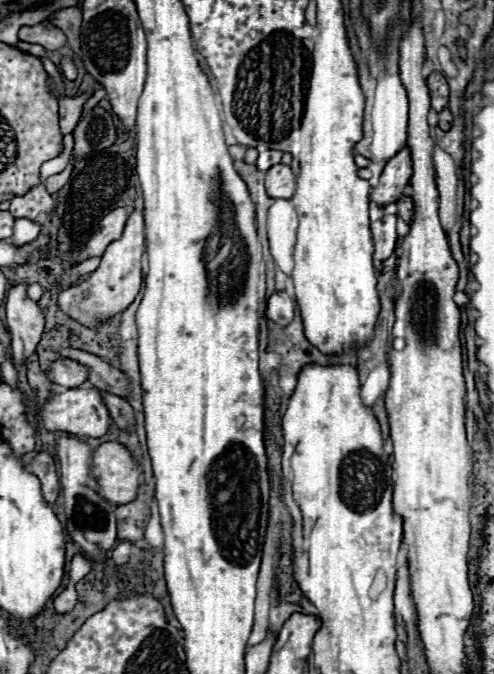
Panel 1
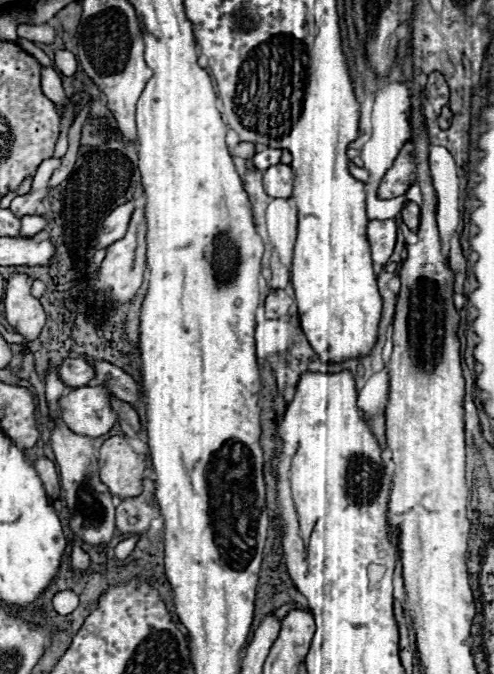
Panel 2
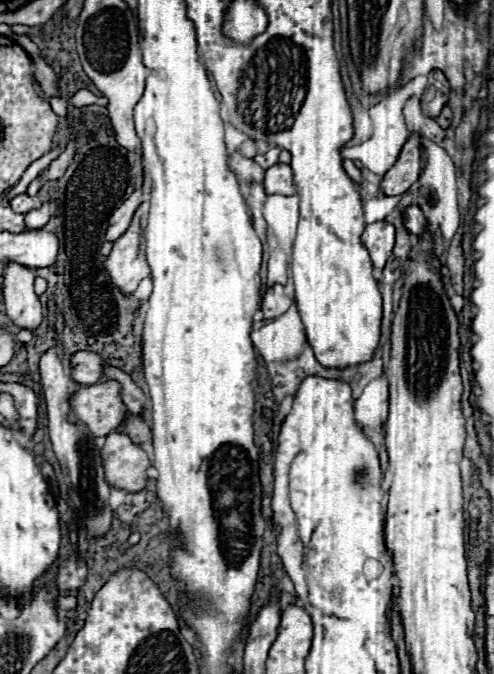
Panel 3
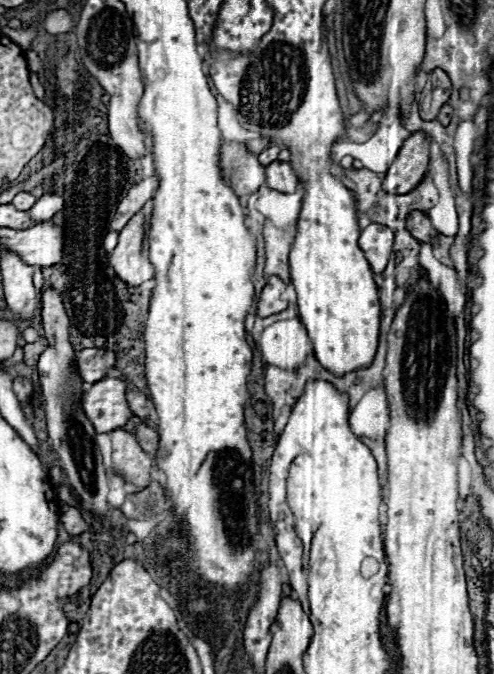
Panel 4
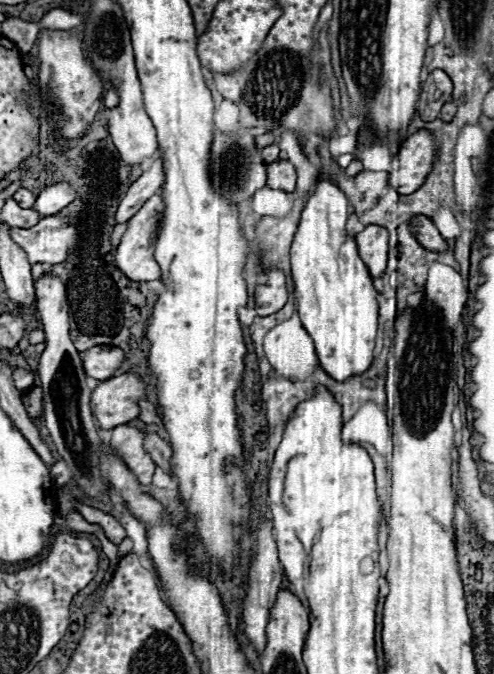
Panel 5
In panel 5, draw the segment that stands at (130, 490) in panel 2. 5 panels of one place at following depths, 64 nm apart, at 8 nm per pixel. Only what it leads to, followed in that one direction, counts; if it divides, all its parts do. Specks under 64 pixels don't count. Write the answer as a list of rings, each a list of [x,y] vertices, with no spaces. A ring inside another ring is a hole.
[[[116,426],[112,430],[112,450],[118,454],[118,458],[122,458],[122,462],[138,478],[138,482],[148,486],[152,482],[156,464],[152,462],[150,454],[144,452],[142,440],[144,440],[144,432],[138,428]]]

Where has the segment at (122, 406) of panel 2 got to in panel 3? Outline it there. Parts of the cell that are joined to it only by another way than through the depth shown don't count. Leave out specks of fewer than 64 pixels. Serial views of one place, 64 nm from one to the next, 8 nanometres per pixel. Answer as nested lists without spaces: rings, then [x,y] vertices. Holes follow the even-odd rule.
[[[126,410],[124,414],[124,426],[126,426],[126,434],[136,444],[146,444],[152,438],[150,428],[144,424],[144,420],[138,414],[130,414],[130,410]]]

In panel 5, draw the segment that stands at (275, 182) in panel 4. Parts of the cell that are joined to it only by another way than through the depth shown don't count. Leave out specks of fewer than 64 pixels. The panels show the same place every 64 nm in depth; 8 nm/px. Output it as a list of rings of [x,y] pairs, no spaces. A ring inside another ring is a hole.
[[[276,160],[276,162],[268,164],[268,186],[274,190],[294,192],[296,168],[288,160]]]

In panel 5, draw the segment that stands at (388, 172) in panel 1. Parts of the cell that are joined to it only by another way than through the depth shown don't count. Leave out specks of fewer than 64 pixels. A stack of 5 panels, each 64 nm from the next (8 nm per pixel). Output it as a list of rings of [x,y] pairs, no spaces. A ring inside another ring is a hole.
[[[418,130],[416,134],[408,136],[392,160],[388,178],[390,188],[394,188],[398,194],[412,194],[418,190],[418,186],[422,186],[436,160],[438,156],[428,130]]]

